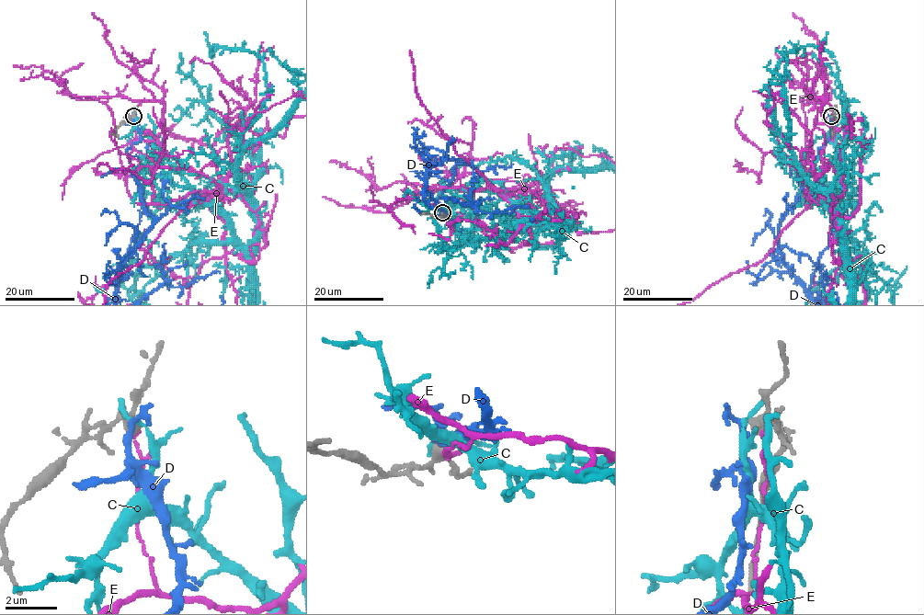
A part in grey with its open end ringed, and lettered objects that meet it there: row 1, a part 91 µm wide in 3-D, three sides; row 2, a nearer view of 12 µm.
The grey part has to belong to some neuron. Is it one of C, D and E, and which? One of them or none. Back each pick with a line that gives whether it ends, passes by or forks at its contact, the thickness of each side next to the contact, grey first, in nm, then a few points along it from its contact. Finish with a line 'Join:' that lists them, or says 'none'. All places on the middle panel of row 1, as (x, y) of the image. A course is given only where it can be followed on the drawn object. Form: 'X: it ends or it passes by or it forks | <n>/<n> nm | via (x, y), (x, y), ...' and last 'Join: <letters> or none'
D: it passes by | 280/240 nm
Join: D

